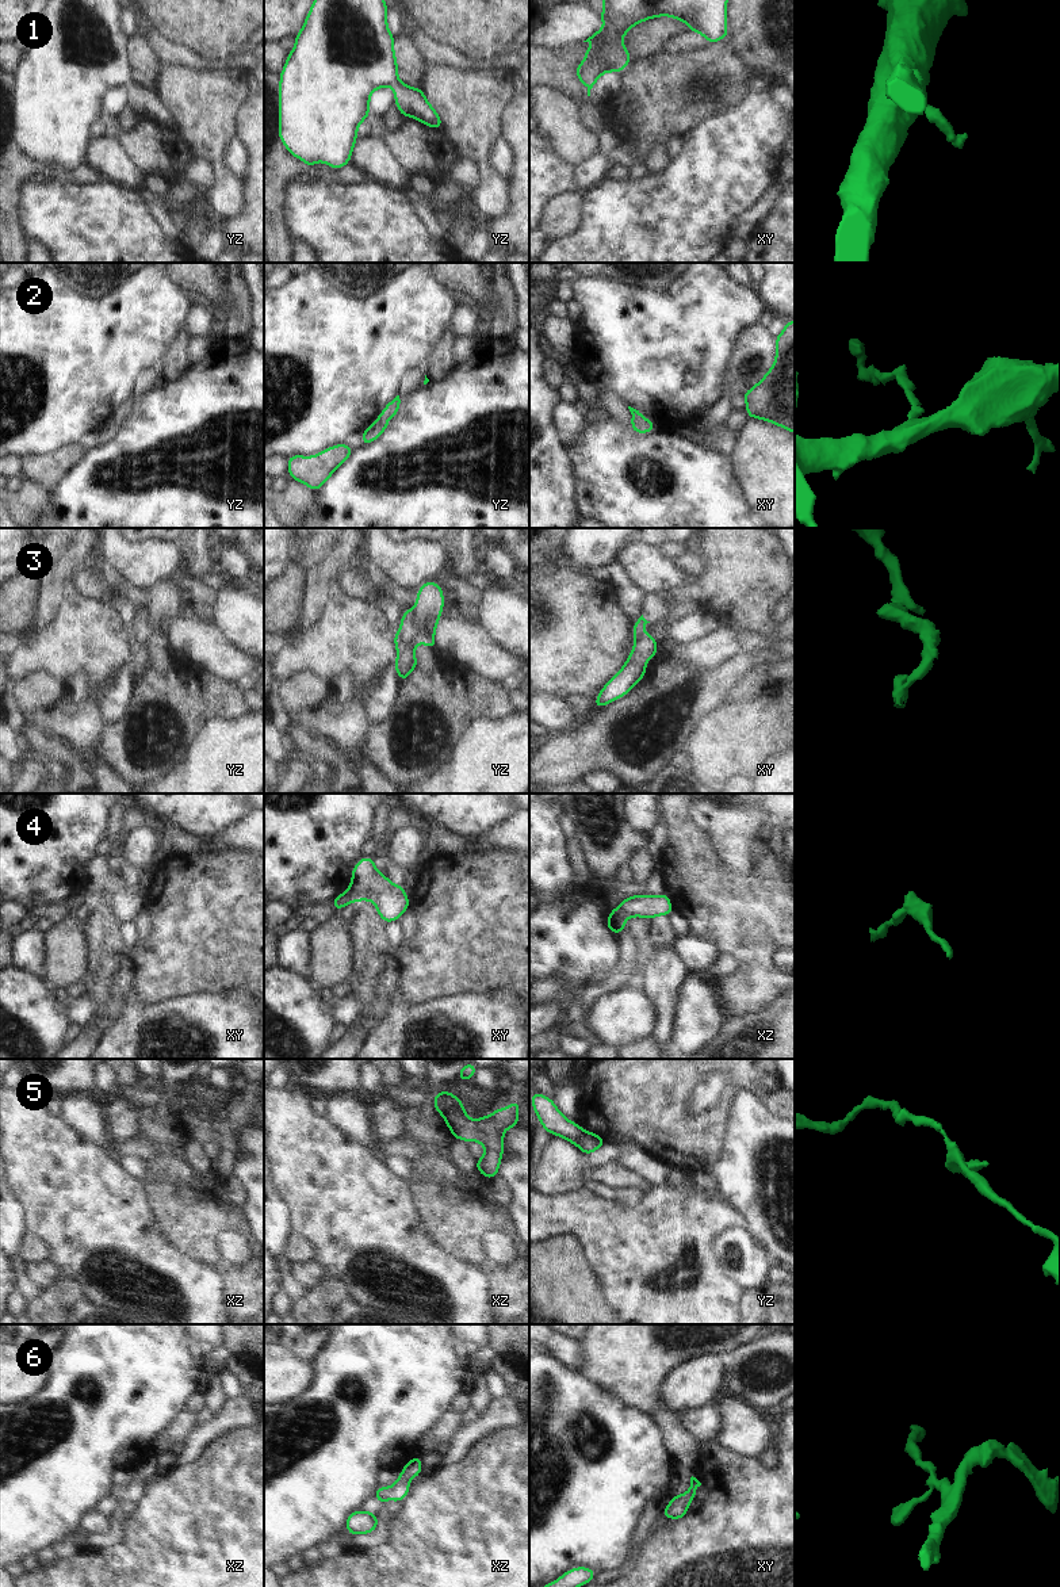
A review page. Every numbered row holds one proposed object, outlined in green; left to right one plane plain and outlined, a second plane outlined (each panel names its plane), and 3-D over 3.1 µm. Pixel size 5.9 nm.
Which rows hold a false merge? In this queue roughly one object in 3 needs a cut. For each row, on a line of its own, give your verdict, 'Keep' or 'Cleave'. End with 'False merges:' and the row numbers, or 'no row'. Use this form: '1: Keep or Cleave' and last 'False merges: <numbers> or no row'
1: Keep
2: Keep
3: Cleave
4: Cleave
5: Cleave
6: Keep
False merges: 3, 4, 5.

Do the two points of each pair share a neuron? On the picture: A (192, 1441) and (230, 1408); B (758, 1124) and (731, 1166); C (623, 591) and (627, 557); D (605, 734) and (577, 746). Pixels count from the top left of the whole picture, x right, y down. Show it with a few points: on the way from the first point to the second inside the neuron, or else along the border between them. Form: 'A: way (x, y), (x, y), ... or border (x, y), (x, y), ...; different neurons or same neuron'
A: way (202, 1436), (221, 1418); same neuron
B: way (754, 1135), (754, 1143), (742, 1155); same neuron
C: border (616, 559), (642, 592); different neurons
D: way (599, 741), (584, 746); same neuron

